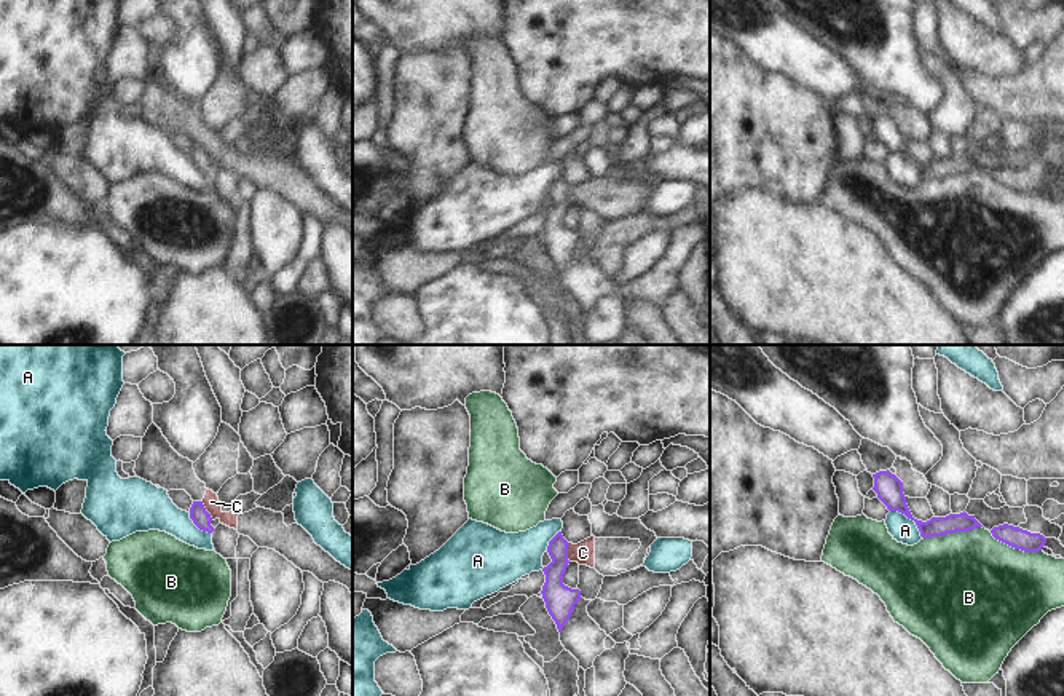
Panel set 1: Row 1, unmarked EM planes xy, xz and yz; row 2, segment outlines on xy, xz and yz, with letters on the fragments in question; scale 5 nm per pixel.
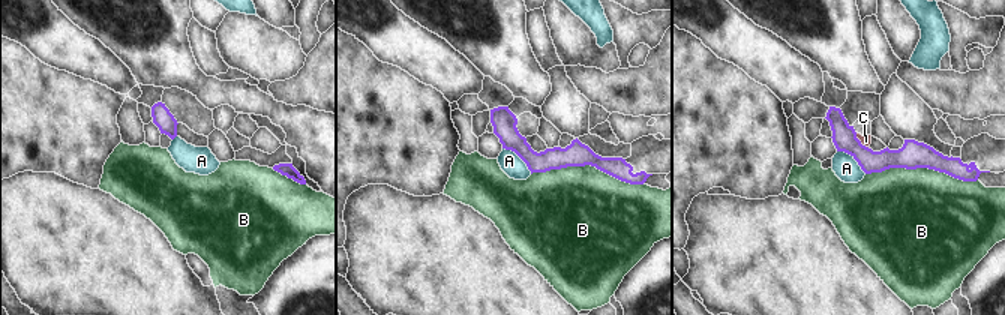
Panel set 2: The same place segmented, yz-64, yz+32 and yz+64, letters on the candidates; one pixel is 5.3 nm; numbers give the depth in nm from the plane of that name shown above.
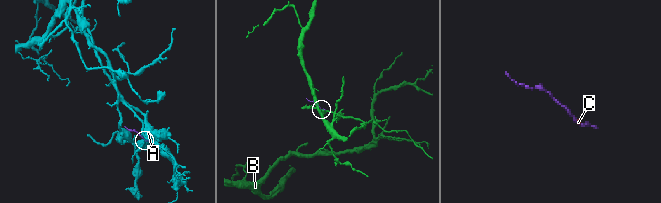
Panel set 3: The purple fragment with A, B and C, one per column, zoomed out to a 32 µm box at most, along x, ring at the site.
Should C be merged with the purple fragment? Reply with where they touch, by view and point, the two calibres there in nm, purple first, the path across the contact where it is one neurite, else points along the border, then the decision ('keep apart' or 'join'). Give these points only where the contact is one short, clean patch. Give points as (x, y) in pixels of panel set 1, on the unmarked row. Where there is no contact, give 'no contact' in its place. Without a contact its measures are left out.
meets purple in xy at (206, 154); 90 nm thick on the purple side, 80 nm on the other; border along xy (201, 144), (212, 162); keep apart

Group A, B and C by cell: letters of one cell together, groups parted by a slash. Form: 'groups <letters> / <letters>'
groups A / B / C

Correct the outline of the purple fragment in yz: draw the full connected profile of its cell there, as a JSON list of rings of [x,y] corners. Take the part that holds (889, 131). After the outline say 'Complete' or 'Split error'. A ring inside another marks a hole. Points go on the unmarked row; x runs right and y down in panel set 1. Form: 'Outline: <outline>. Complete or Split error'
Outline: [[[879,113],[873,117],[877,140],[887,148],[889,153],[898,153],[908,161],[914,163],[922,180],[944,179],[956,174],[970,174],[976,169],[983,169],[975,158],[968,158],[965,153],[960,156],[949,156],[946,160],[932,160],[927,164],[912,160],[906,139],[903,136],[903,125],[887,113]]]. Complete.

